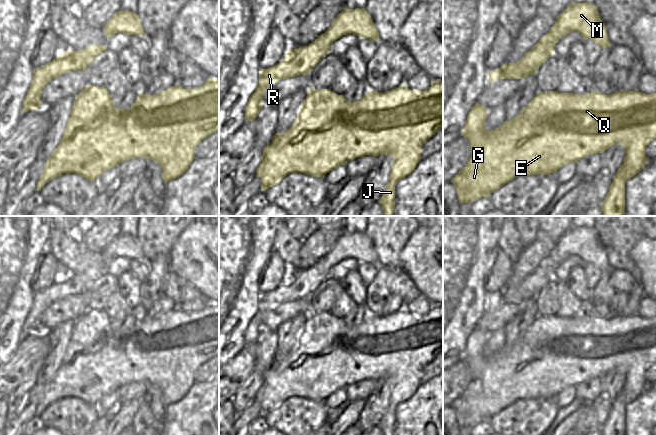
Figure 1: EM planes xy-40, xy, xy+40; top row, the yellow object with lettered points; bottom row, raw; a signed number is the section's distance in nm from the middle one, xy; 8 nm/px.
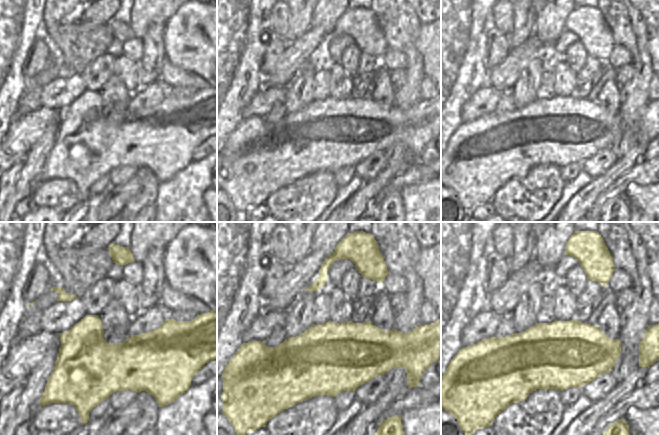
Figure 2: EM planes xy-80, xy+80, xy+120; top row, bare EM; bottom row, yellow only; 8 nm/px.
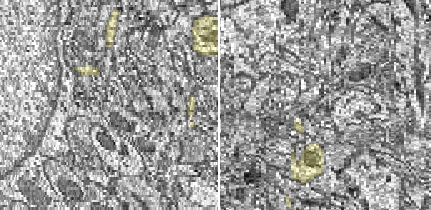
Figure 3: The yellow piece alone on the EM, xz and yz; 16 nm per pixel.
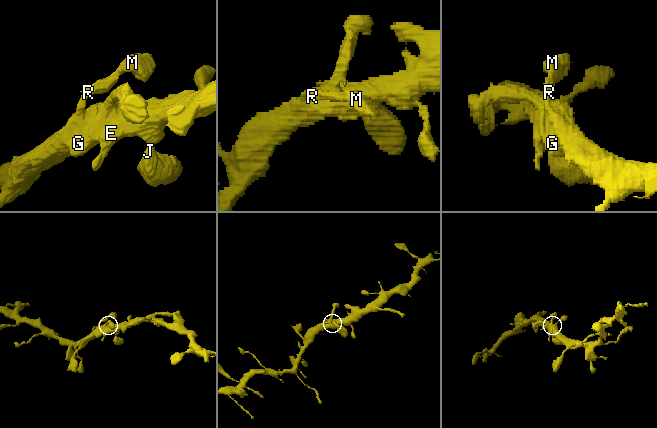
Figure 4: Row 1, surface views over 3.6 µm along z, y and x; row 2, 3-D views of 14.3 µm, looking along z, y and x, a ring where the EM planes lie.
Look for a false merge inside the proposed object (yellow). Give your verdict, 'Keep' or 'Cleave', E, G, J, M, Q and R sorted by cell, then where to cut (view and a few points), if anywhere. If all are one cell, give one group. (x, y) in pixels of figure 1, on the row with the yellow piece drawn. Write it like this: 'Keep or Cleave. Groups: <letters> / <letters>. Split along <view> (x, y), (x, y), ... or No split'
Keep. Groups: E G J M Q R. No split.

